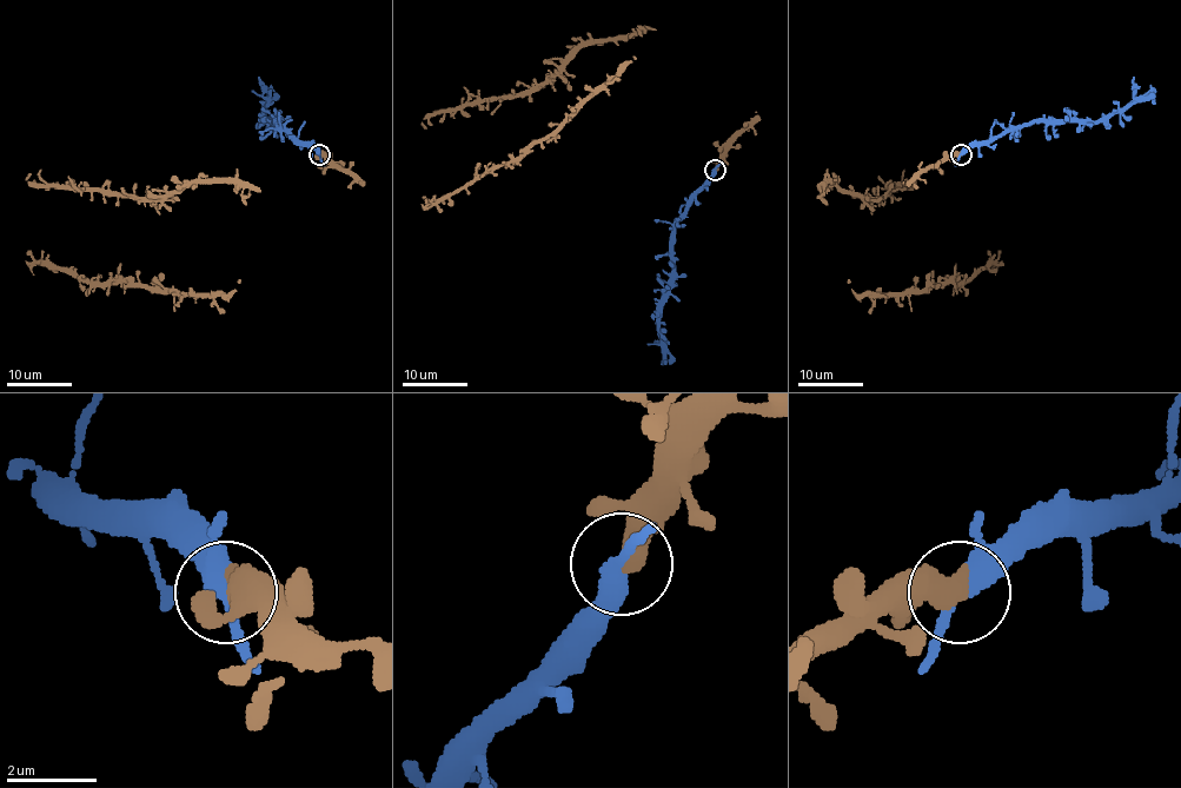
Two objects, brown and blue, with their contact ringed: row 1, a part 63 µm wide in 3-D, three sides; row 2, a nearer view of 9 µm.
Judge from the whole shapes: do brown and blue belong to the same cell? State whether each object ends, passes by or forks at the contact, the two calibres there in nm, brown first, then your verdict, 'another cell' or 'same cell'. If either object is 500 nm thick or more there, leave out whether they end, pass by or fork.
550 nm thick on the brown side, 380 nm on the other; same cell

